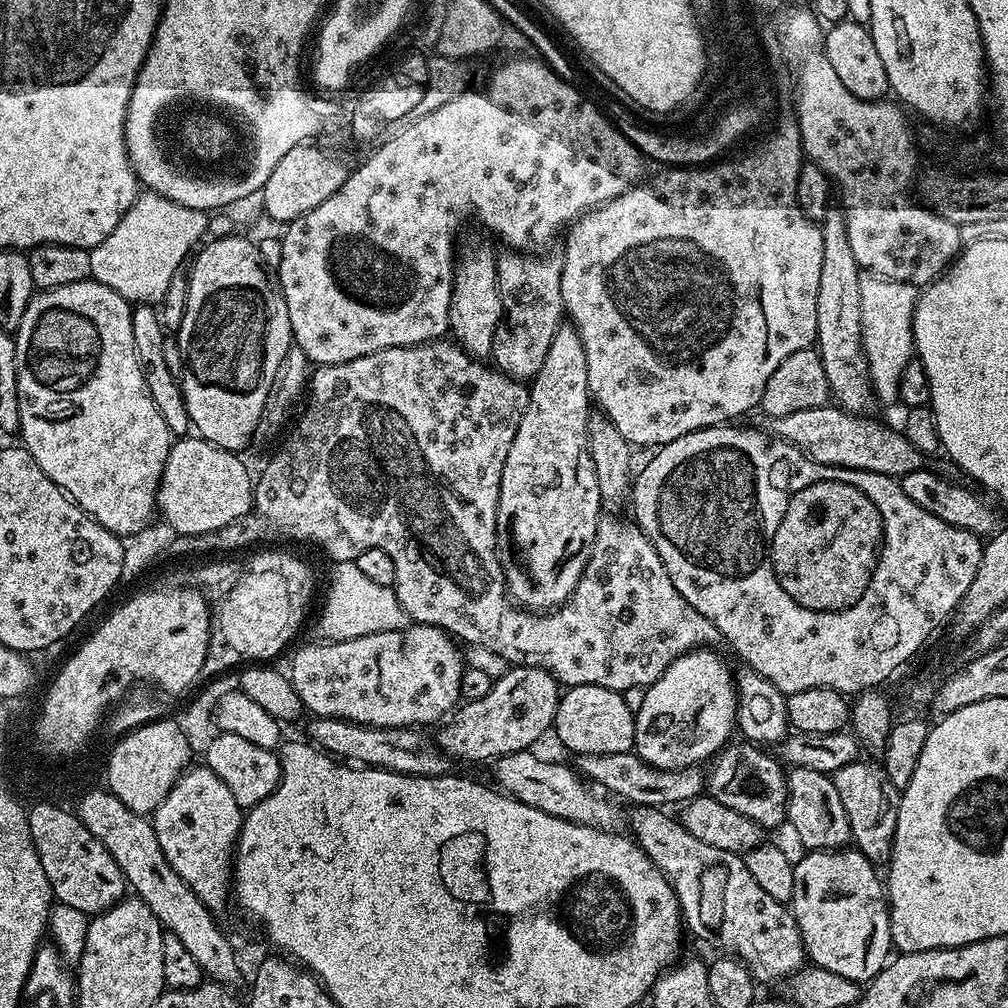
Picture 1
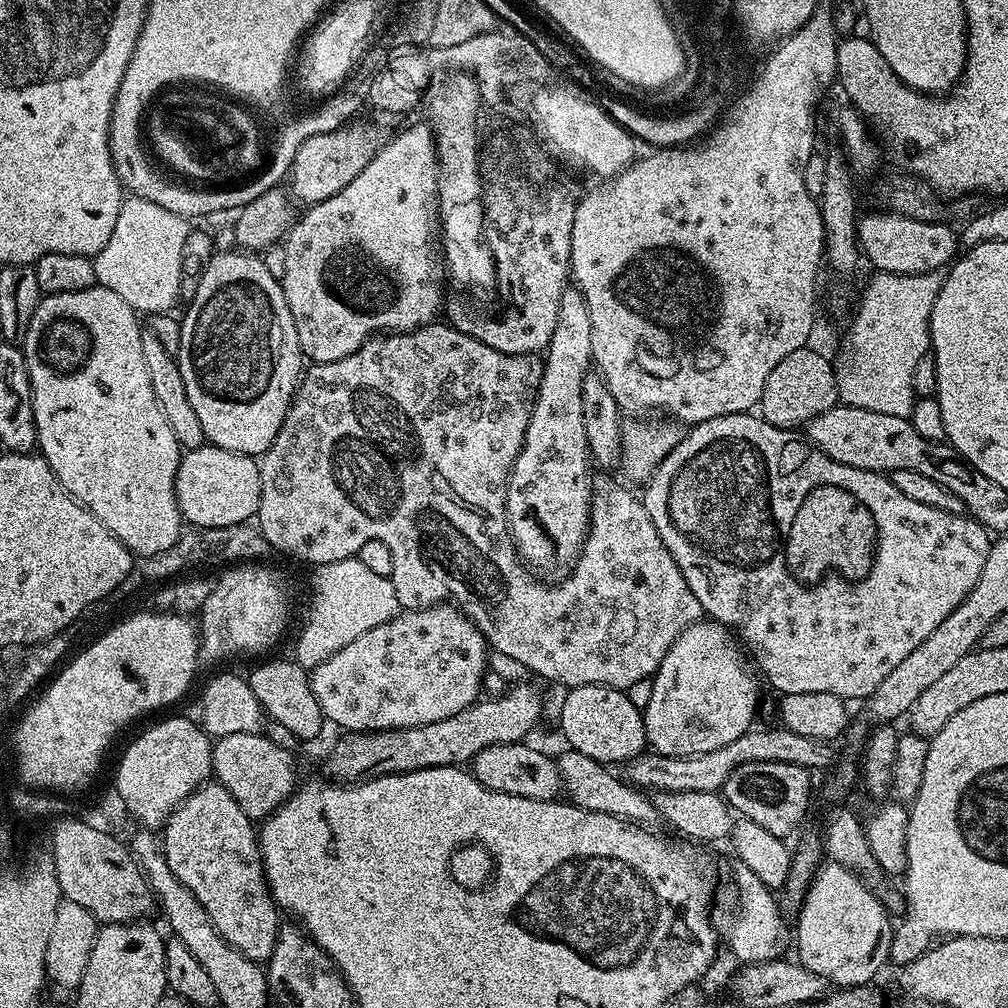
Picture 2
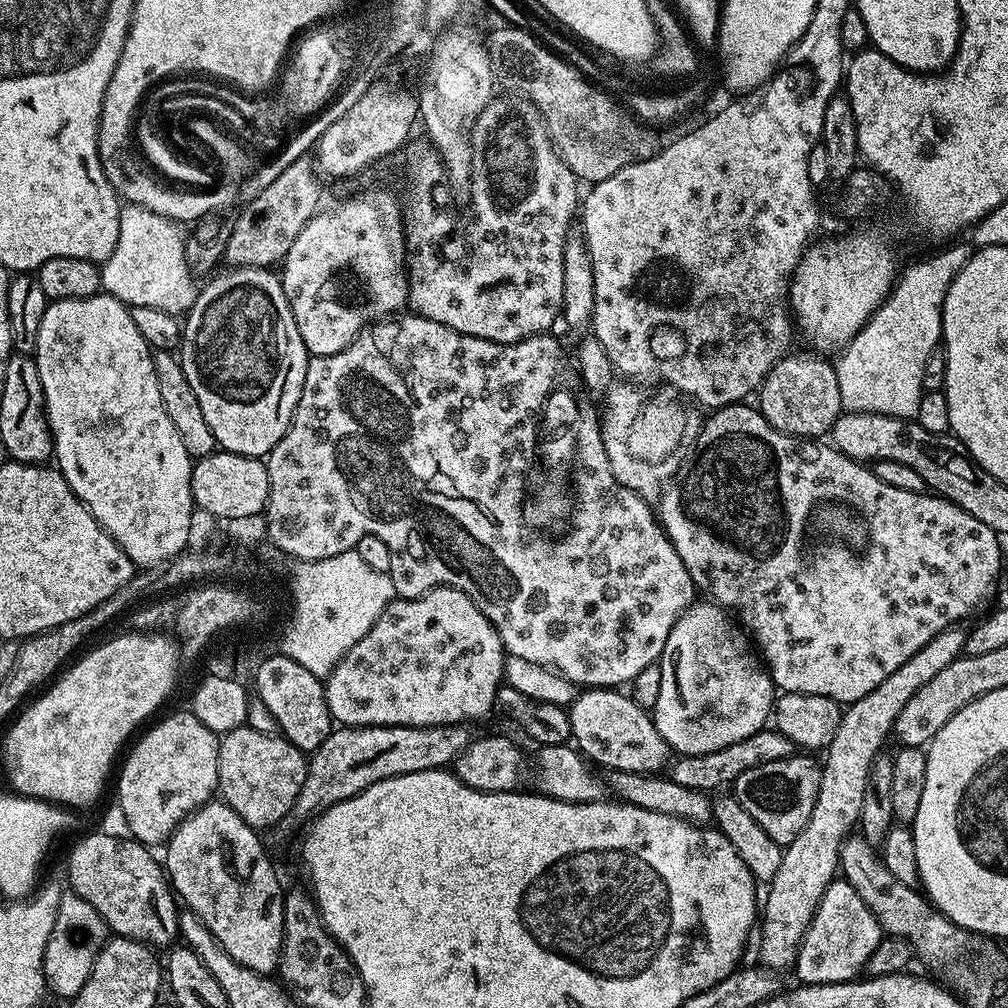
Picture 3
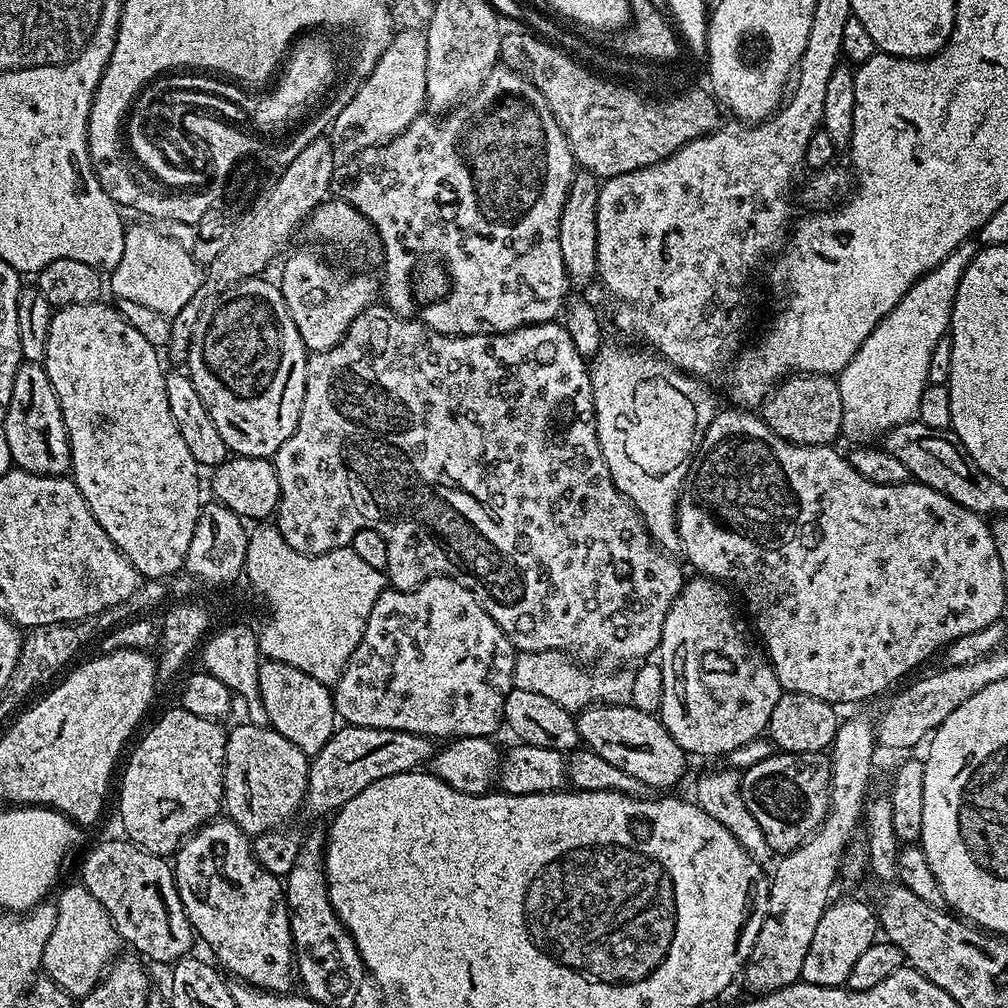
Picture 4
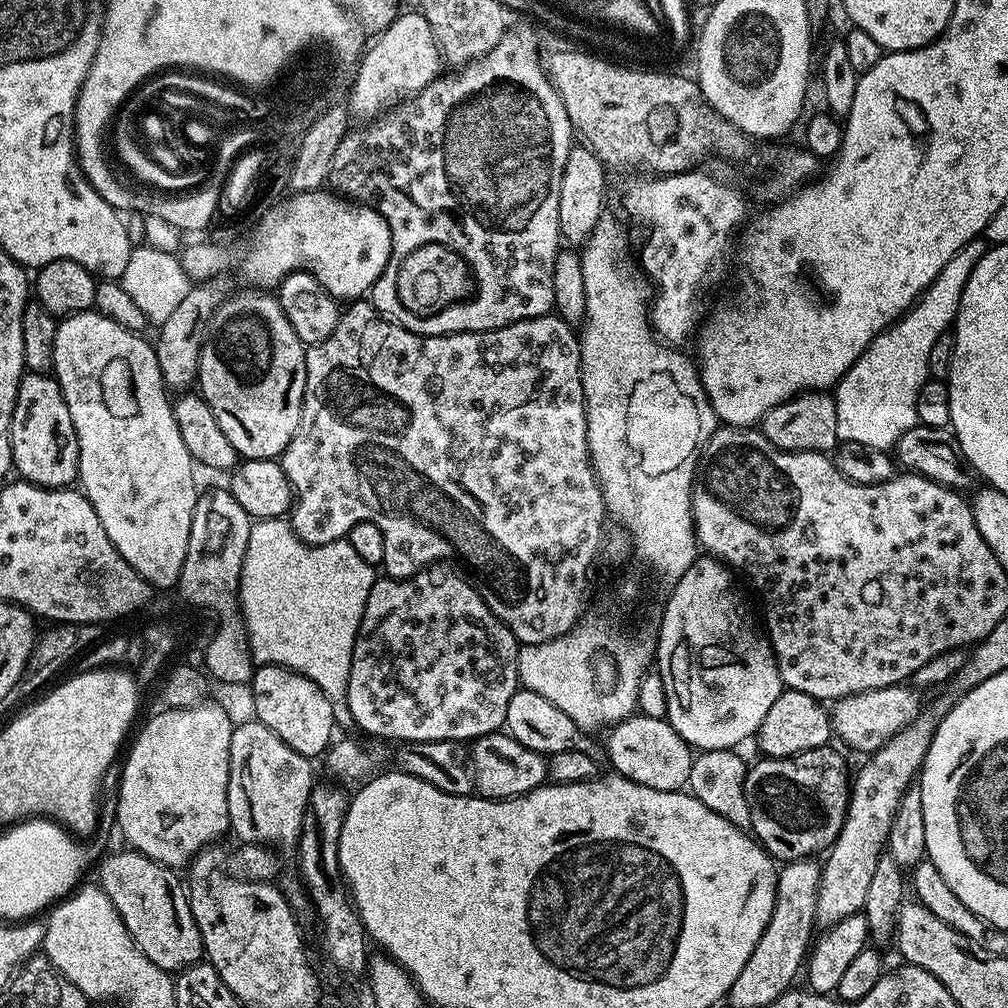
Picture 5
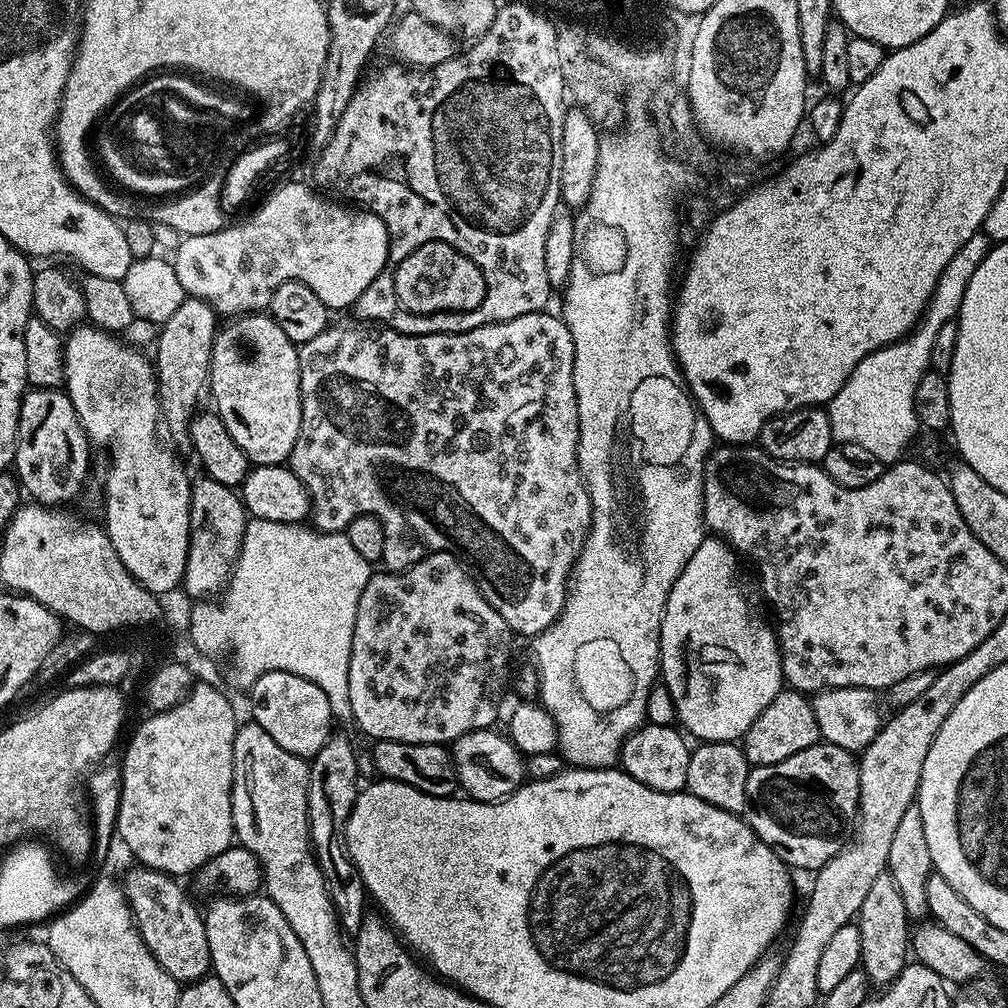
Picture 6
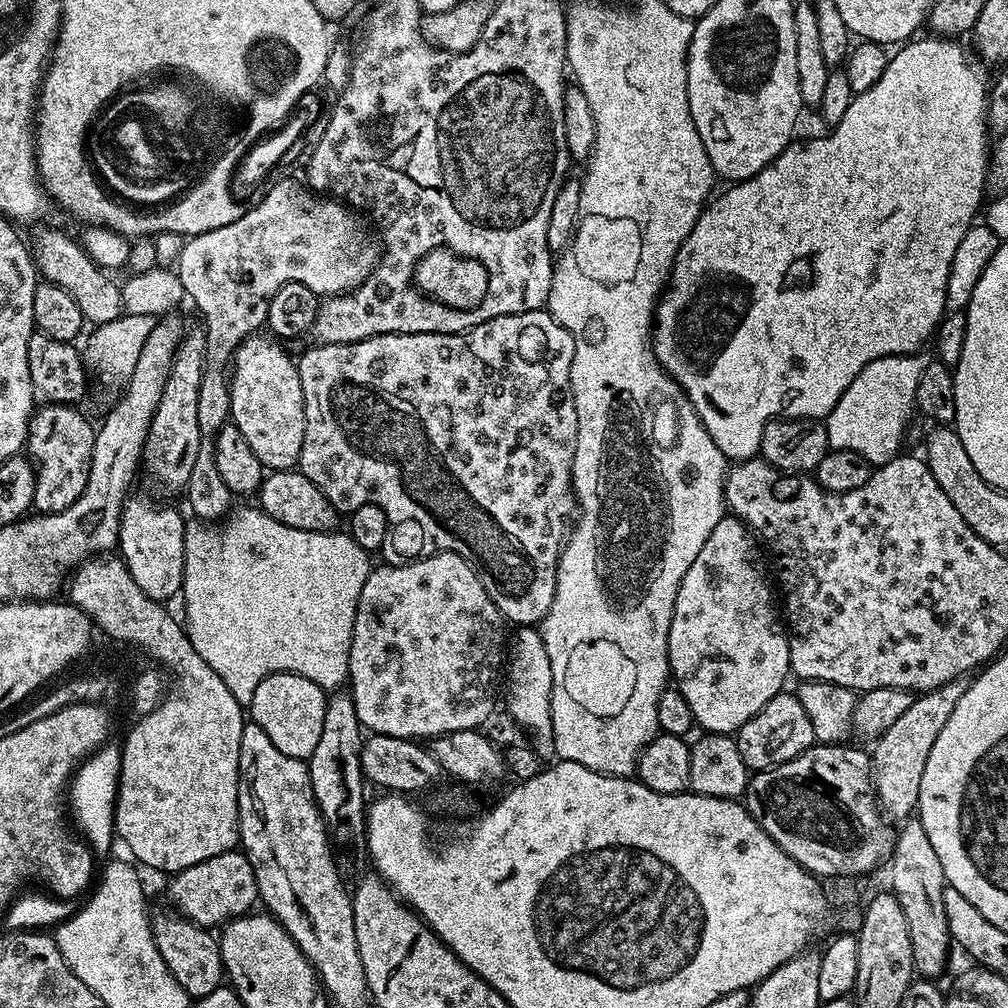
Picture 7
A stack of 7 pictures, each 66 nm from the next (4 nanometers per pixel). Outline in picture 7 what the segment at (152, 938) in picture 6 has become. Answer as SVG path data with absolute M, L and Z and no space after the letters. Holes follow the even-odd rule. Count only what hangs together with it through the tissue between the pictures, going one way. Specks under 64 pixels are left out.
M167 911L151 917L152 937L158 946L158 954L162 954L162 962L166 962L170 974L174 974L178 986L182 986L189 998L210 994L221 987L225 979L219 939L209 929L198 927L175 911Z

